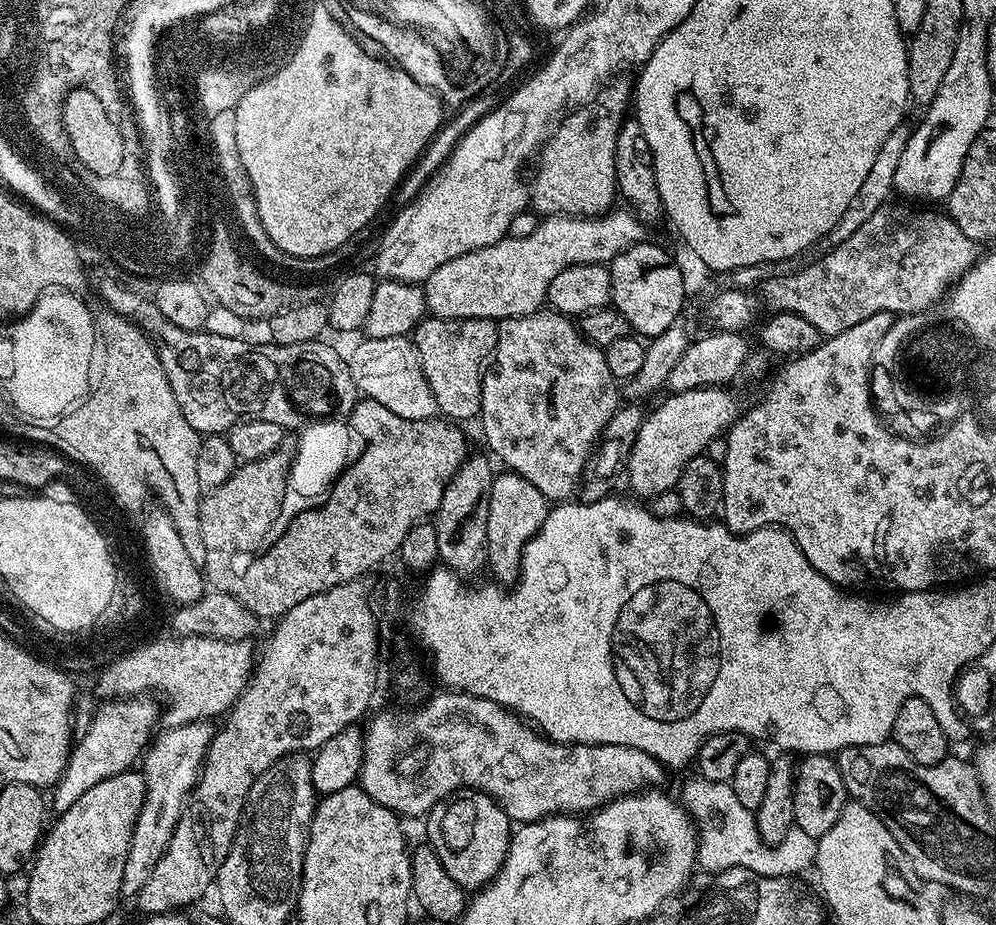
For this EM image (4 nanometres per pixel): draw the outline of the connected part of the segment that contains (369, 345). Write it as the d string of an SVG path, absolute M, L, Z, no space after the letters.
M399 336L398 338L382 338L381 340L364 338L361 341L361 344L352 353L347 353L346 356L346 363L356 383L357 393L361 397L386 406L386 410L392 411L393 414L398 414L398 418L406 418L407 420L433 419L438 412L434 402L434 394L422 374L422 366L416 353L416 346L411 339L408 336Z

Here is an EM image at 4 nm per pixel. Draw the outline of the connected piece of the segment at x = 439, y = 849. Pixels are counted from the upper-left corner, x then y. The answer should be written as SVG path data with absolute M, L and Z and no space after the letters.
M477 791L464 795L456 798L461 800L453 799L453 804L441 814L440 825L430 837L430 843L446 874L450 874L450 878L454 878L460 888L480 890L495 880L508 856L510 821L491 796Z

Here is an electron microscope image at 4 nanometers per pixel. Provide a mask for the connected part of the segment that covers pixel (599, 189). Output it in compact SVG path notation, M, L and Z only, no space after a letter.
M616 78L605 84L587 104L569 111L555 125L538 153L540 165L536 168L536 181L530 184L531 211L544 218L599 218L613 207L612 199L618 196L614 150L627 108L629 111L629 85L627 88L620 78Z

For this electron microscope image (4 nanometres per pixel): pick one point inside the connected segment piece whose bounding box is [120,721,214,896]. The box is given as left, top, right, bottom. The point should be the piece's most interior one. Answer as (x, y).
(172, 764)

